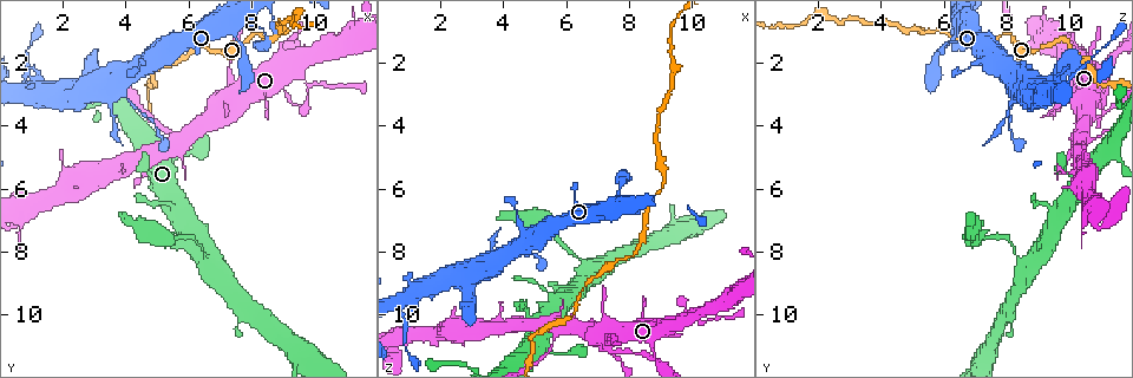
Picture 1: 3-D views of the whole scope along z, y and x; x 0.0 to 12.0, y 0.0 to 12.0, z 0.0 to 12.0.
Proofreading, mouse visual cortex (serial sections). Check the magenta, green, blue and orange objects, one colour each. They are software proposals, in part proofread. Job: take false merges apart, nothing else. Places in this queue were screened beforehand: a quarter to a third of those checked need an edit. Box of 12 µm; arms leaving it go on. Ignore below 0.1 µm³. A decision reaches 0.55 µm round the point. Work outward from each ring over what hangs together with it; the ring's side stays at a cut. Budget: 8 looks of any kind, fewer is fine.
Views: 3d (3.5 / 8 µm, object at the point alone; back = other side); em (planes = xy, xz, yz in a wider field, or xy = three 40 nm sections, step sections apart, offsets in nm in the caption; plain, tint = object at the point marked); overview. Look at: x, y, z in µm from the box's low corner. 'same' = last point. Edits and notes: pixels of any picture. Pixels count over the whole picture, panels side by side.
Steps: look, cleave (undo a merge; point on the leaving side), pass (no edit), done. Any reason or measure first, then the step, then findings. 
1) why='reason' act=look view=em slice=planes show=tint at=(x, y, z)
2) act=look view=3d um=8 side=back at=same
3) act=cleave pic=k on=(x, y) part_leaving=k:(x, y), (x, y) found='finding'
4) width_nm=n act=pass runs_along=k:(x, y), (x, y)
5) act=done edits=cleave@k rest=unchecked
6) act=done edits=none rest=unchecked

why='a fork' act=look view=3d um=3.5 at=(5.6, 4.5, 10.5)

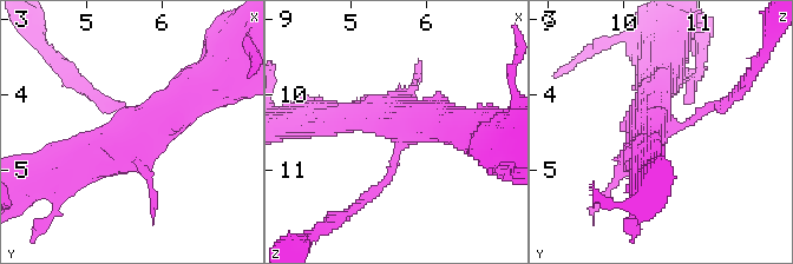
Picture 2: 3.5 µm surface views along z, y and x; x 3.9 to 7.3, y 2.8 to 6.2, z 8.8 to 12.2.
act=look view=em slice=xy step=2 show=tint at=(5.65, 4.45, 10.60)

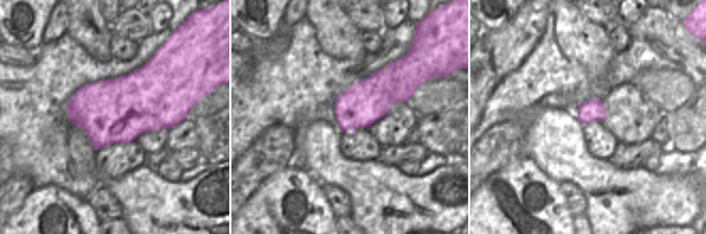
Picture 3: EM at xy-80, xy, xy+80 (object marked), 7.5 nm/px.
act=pass found='continuous, no second cell'

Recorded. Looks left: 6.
why='a narrow waist' act=look view=3d um=3.5 at=(8.8, 1.8, 11.3)

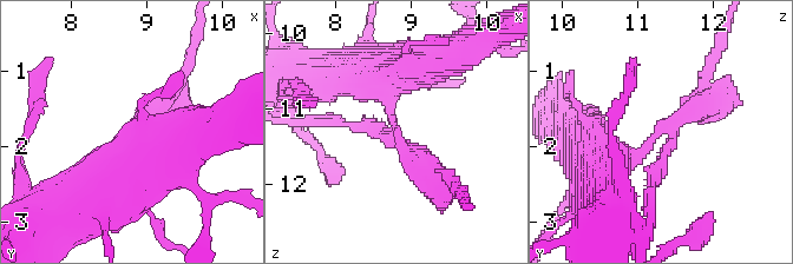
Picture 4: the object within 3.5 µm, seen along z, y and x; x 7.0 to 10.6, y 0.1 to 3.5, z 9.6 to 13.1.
why='now the EM' act=look view=em slice=xy step=2 show=tint at=(8.80, 1.80, 11.30)

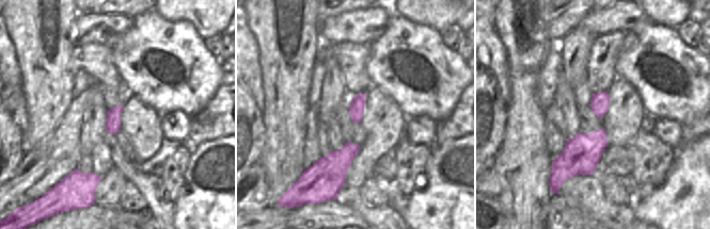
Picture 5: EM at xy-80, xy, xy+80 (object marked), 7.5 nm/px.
arm_widths_nm=300,500 act=cleave pic=4 on=(189, 65) part_leaving=4:(426, 173), (458, 183) found='two cells meet here'

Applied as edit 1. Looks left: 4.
why='sharp bend' act=look view=em slice=planes show=tint at=(6.4, 1.3, 9.8)

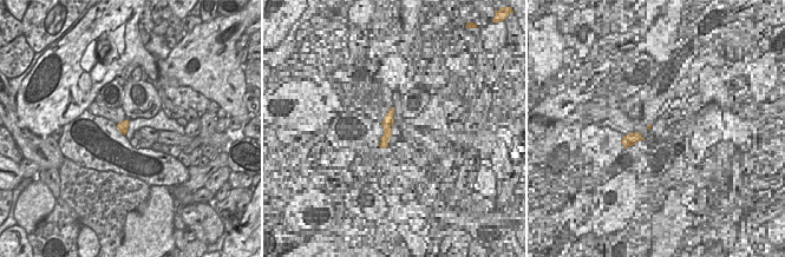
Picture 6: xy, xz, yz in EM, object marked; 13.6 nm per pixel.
why='wider look' act=look view=3d um=3.5 at=same

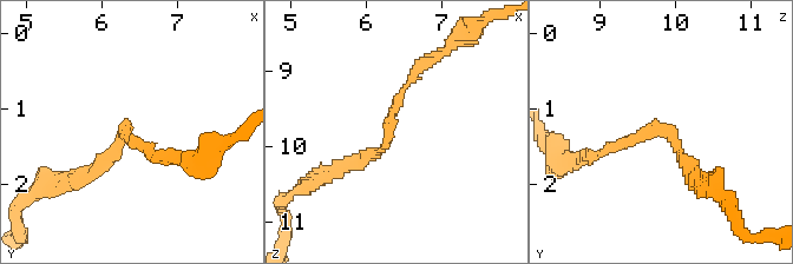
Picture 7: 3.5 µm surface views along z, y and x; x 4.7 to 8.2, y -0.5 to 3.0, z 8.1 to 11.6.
act=pass runs_along=7:(414, 73), (386, 145), (342, 166) found='one cell here'

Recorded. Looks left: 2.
act=done edits=cleave@4 rest=unchecked

